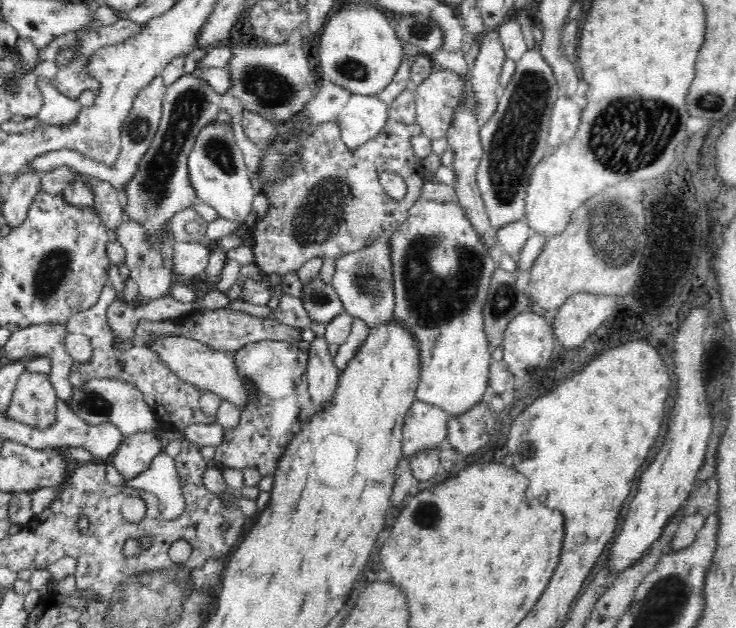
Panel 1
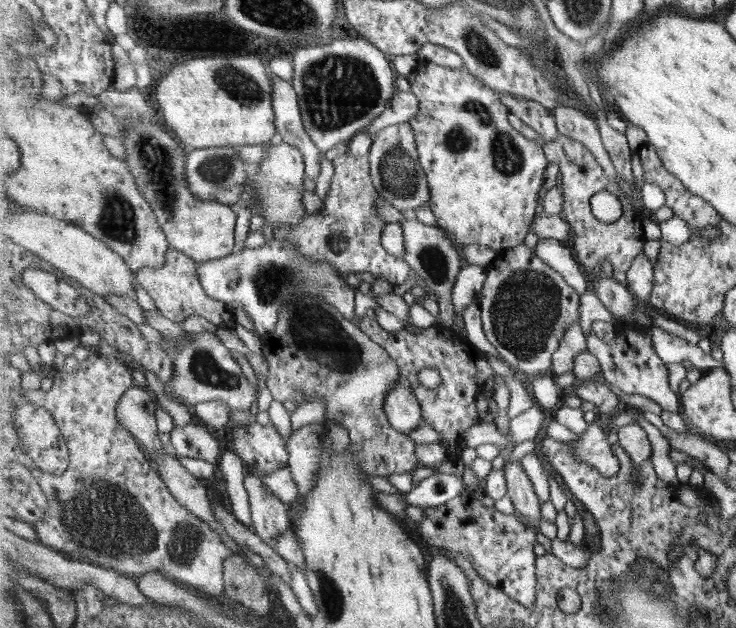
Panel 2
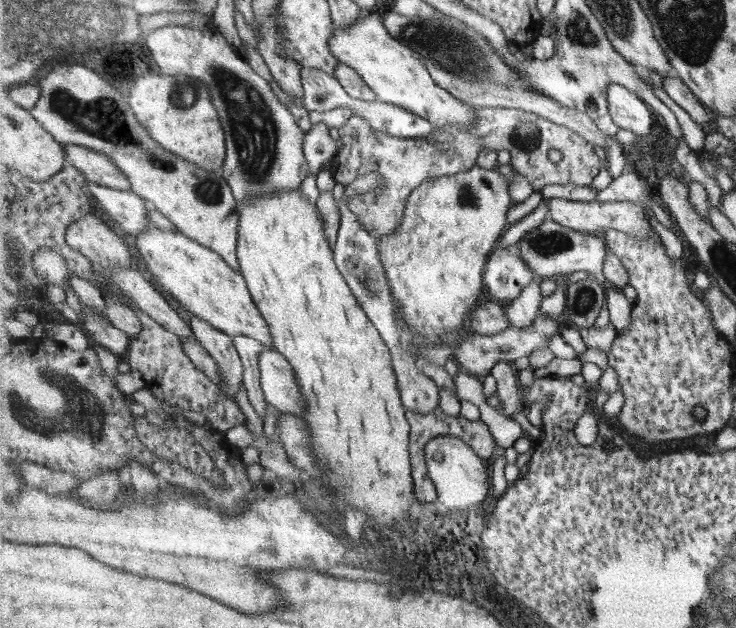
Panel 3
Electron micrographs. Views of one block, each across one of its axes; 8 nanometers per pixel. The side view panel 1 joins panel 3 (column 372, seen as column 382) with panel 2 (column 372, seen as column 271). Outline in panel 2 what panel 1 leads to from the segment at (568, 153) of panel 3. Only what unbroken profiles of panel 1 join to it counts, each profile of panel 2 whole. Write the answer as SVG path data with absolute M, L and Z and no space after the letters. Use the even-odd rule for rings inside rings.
M347 150L334 159L336 174L330 196L323 200L322 210L307 212L305 220L291 226L286 240L295 242L299 252L311 262L329 262L339 276L347 277L350 272L367 271L377 277L384 277L393 285L405 284L411 280L411 265L404 257L398 257L382 244L383 229L387 222L379 218L375 200L381 197L370 175L370 158L367 155L353 156Z

